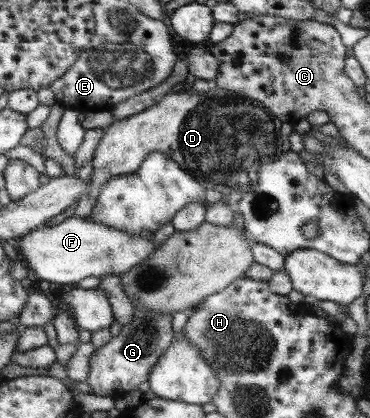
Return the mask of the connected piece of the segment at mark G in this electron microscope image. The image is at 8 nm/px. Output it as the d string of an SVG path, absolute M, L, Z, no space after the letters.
M133 305L130 322L120 328L116 336L94 349L88 358L86 384L94 396L114 397L136 390L149 379L151 370L173 341L171 315Z

